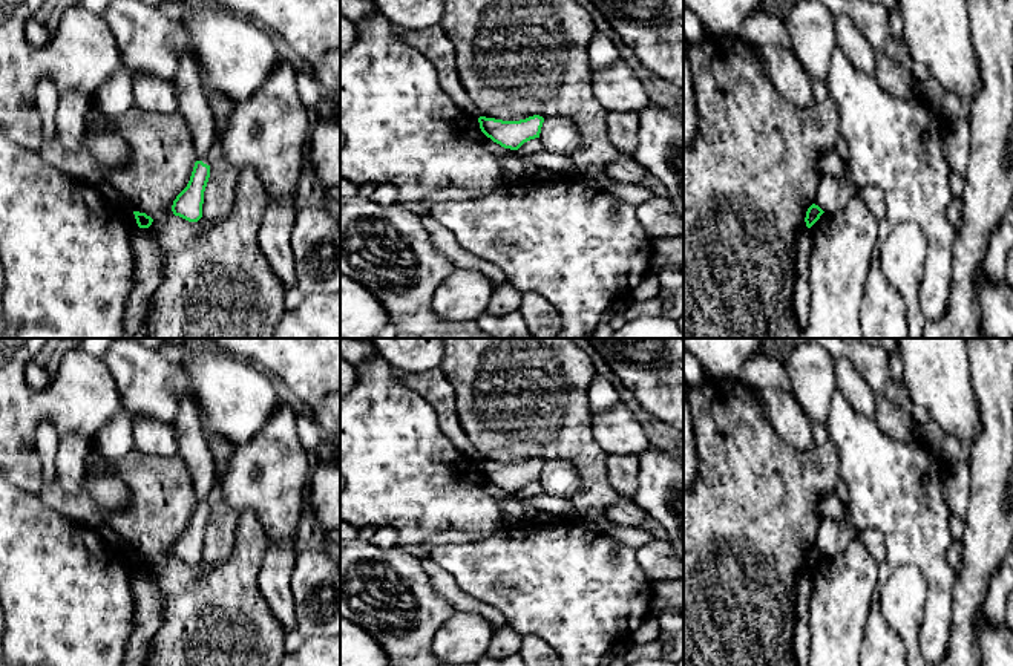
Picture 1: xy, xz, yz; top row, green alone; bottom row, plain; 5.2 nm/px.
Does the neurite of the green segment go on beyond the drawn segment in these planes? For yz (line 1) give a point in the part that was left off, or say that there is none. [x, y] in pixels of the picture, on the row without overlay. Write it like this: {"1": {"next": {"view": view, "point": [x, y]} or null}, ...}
{"1": {"next": null}}

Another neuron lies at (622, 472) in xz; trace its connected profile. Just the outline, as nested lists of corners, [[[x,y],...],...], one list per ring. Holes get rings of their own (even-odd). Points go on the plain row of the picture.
[[[608,455],[607,476],[615,491],[625,499],[633,499],[638,491],[639,458],[634,455]]]

